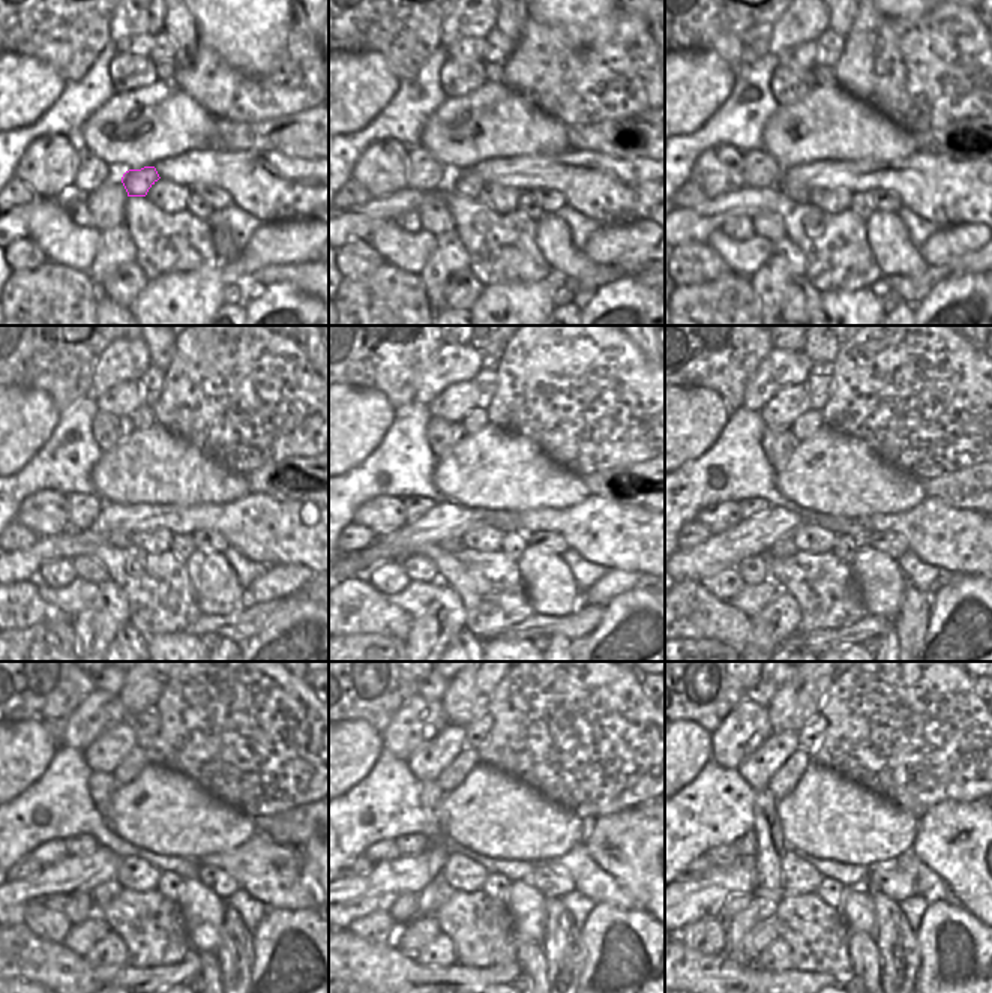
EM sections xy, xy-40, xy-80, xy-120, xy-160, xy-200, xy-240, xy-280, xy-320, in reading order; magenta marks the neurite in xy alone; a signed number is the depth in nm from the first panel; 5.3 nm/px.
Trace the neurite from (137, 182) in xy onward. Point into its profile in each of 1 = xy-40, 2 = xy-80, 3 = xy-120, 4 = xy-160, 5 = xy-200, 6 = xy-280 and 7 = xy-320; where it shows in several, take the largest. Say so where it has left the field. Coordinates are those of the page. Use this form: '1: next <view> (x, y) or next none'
1: next xy-40 (467, 185)
2: next xy-80 (796, 192)
3: next xy-120 (117, 539)
4: next xy-160 (450, 545)
5: next xy-200 (782, 549)
6: next xy-280 (437, 893)
7: next xy-320 (764, 903)

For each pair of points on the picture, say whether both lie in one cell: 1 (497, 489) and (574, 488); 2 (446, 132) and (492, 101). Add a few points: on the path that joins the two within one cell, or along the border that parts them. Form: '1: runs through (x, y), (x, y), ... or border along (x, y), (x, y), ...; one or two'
1: runs through (517, 488), (554, 488); one
2: runs through (458, 132), (480, 113); one

